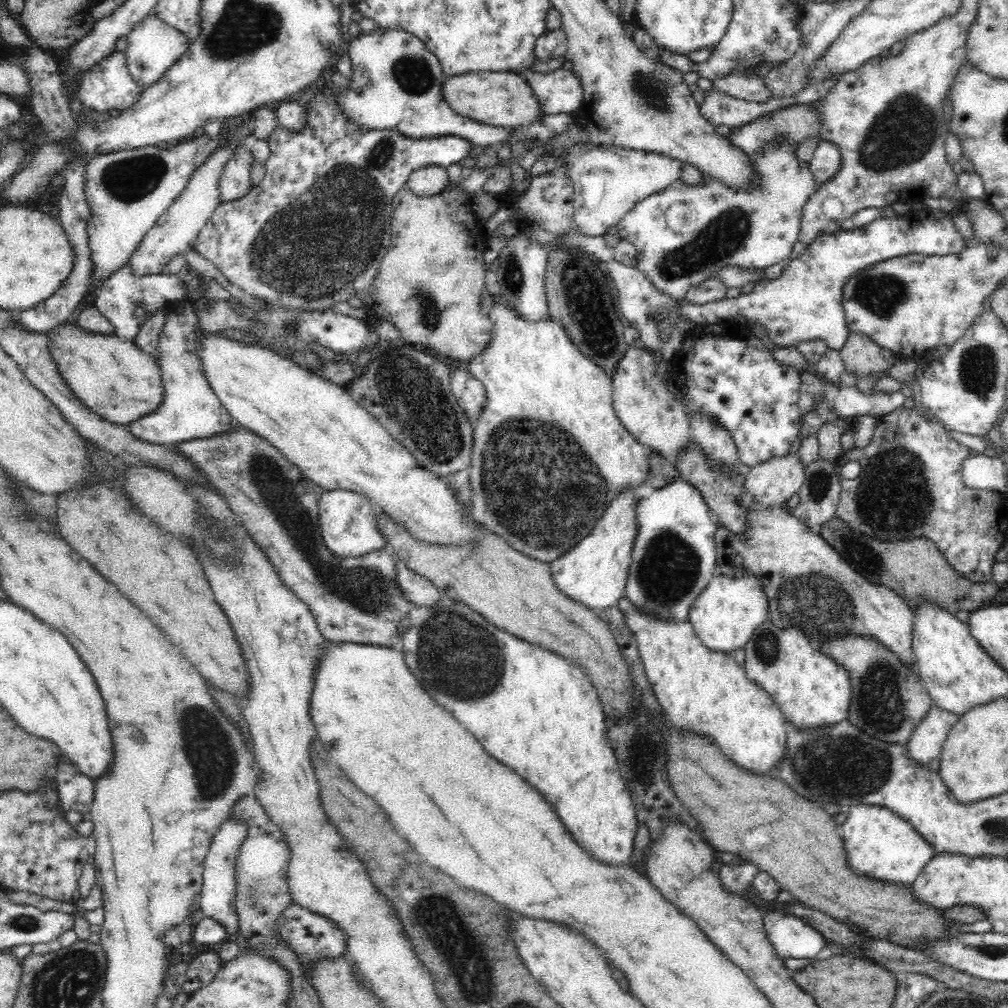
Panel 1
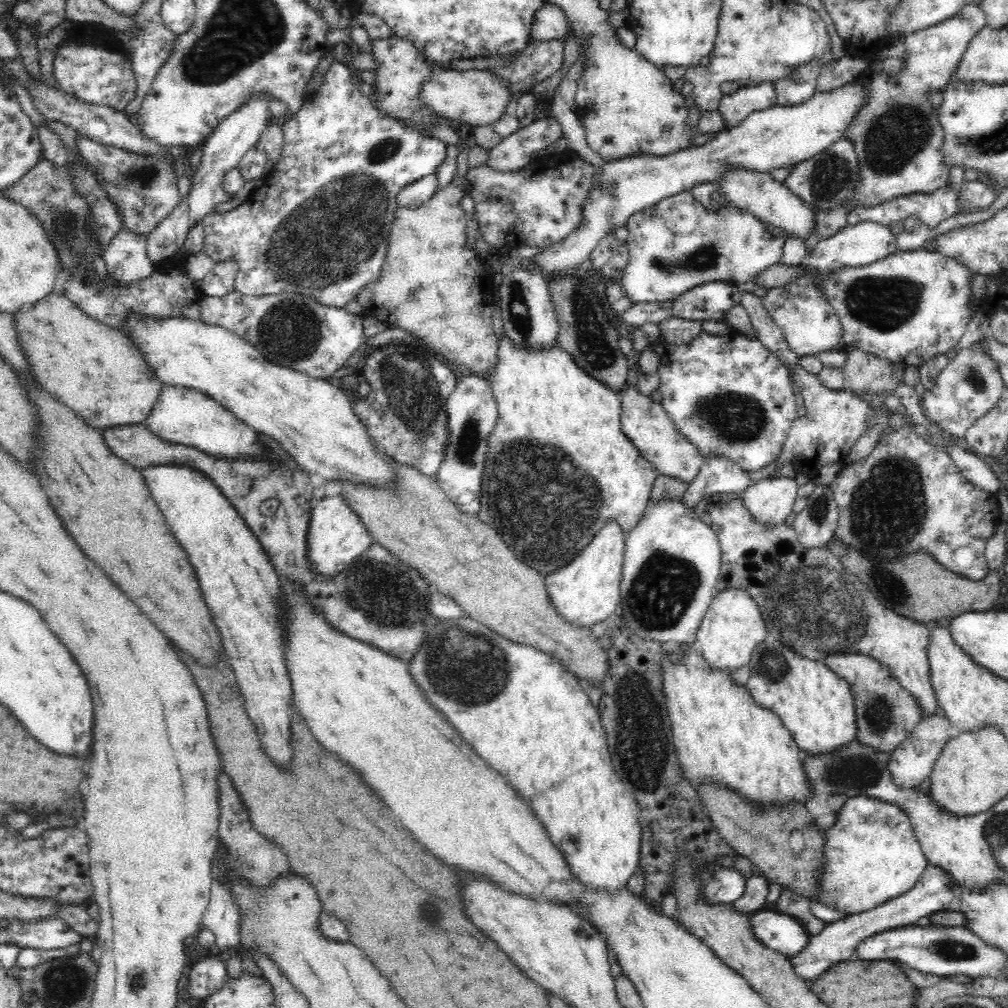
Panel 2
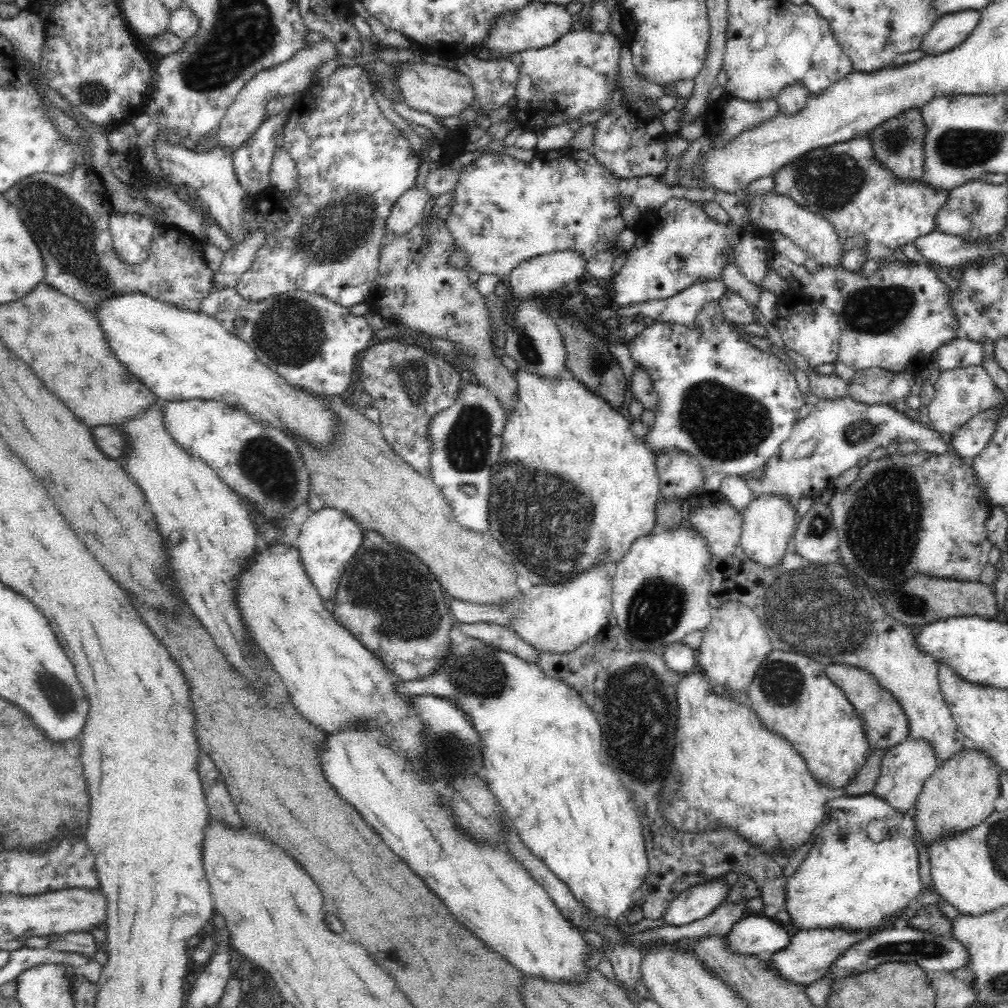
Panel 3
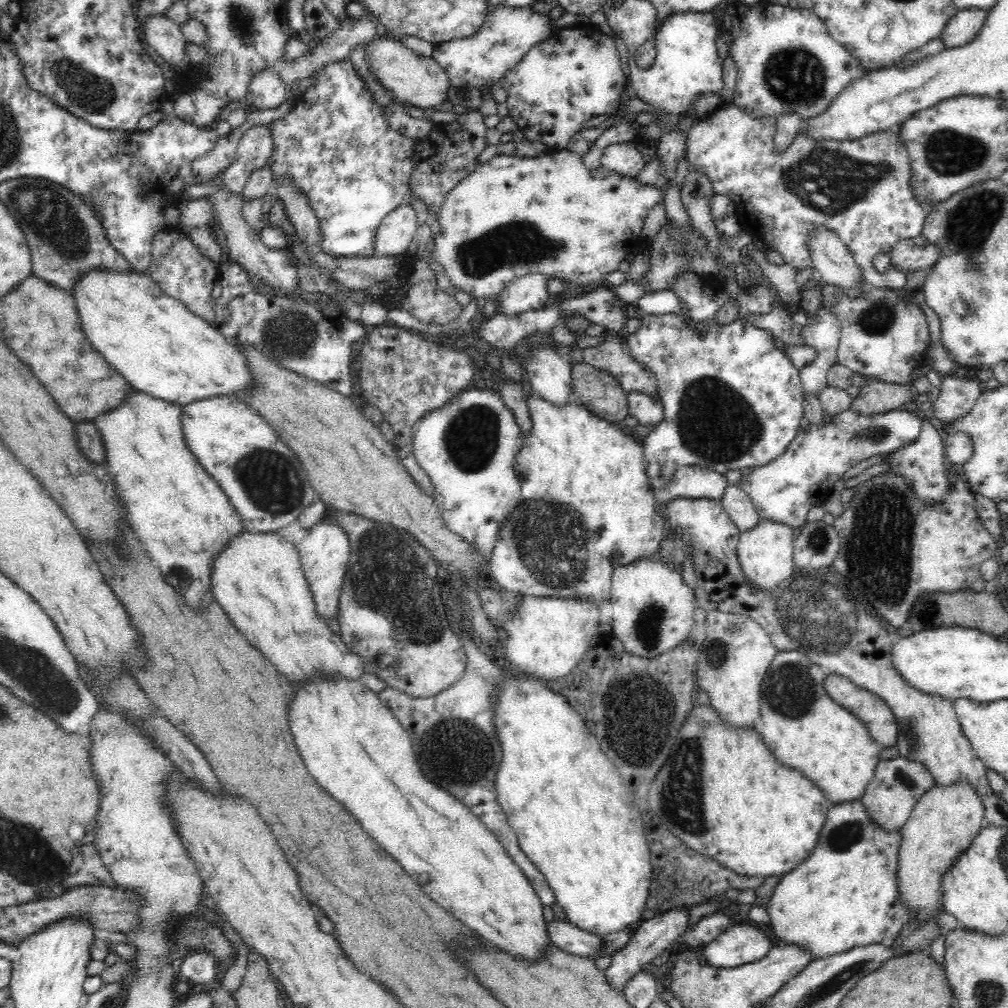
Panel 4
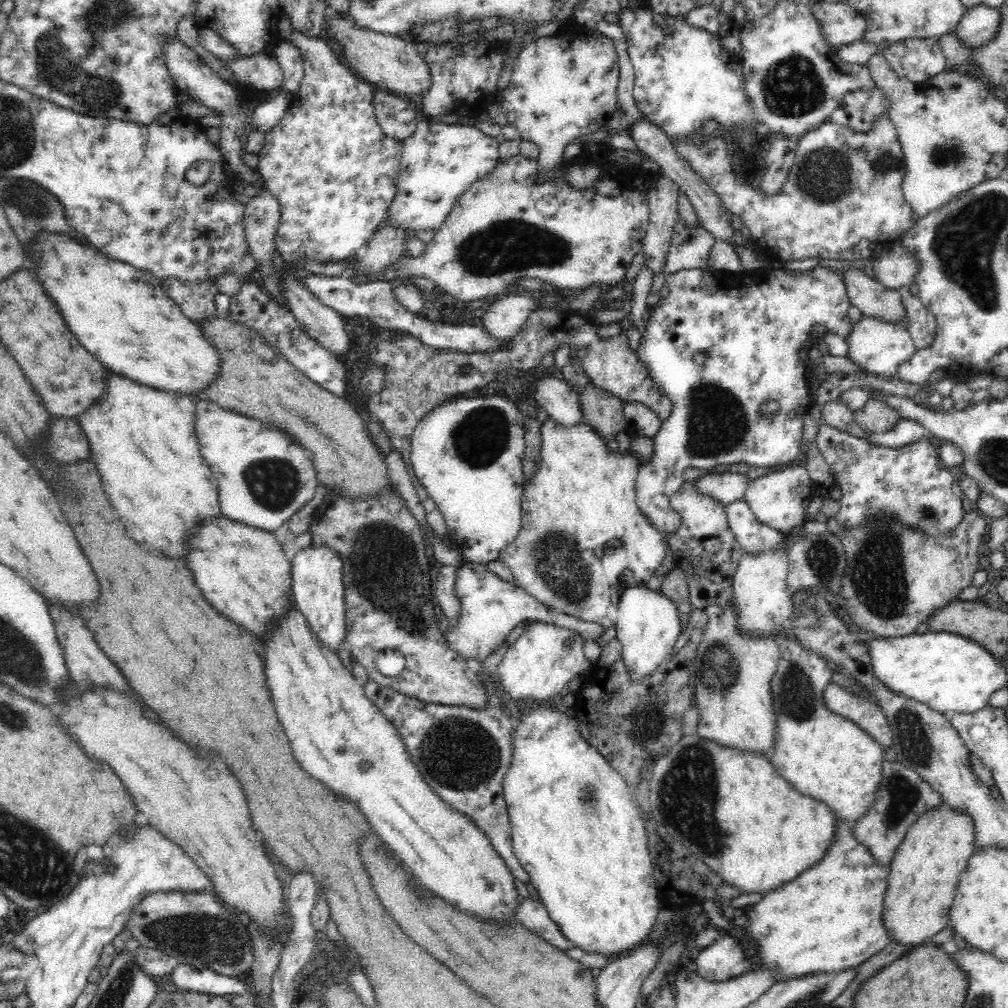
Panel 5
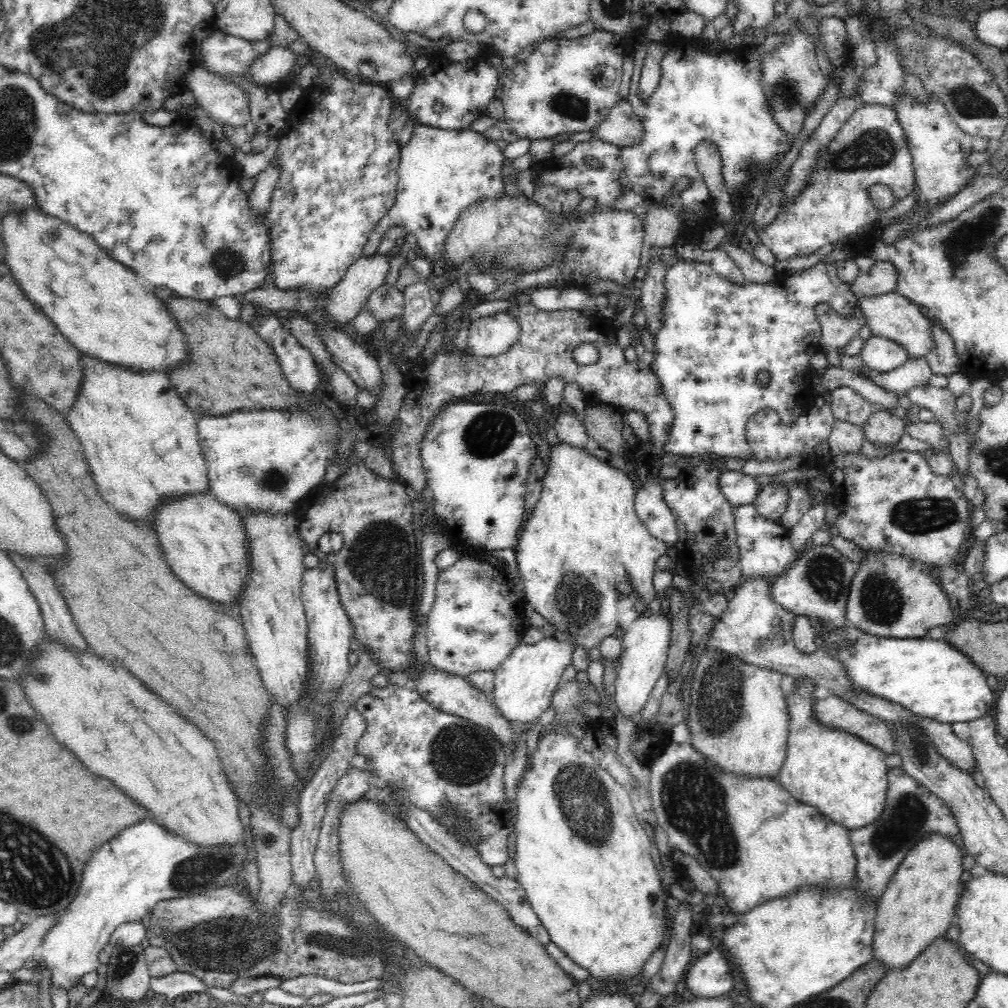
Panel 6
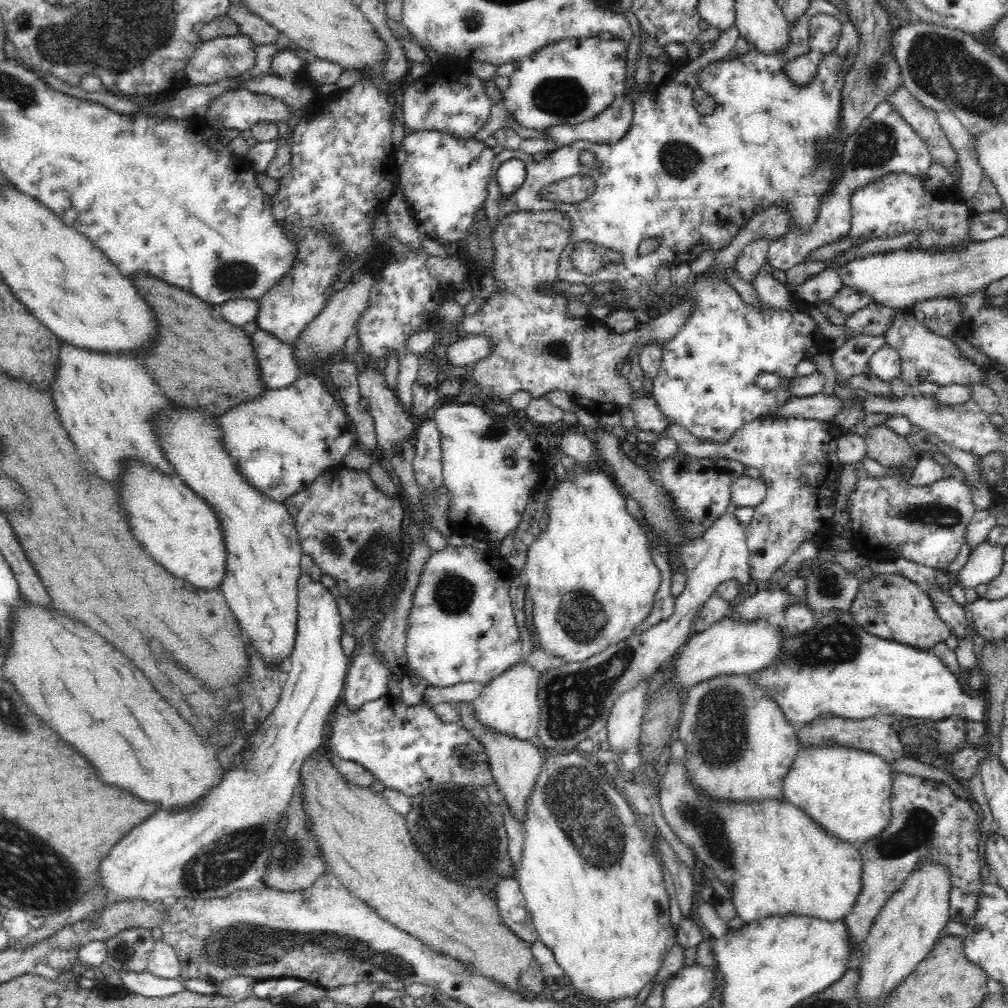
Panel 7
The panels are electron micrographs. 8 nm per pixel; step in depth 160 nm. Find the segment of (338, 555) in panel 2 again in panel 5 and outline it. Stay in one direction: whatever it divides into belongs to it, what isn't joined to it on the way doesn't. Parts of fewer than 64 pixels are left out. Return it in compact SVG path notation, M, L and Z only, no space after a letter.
M309 546L300 552L291 552L291 579L293 600L306 617L309 628L332 653L346 644L345 590L342 562L334 550Z

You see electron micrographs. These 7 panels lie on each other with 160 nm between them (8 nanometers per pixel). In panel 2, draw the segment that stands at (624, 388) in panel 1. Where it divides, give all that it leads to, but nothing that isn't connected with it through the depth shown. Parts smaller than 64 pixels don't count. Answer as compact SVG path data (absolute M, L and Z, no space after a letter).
M632 376L633 386L622 389L621 399L621 429L624 434L633 442L633 445L640 451L640 454L652 463L658 474L682 481L686 486L698 476L701 466L704 464L704 457L698 453L698 449L684 440L682 435L674 429L674 423L662 409L658 400L652 402L650 397L640 395L636 389L636 382Z

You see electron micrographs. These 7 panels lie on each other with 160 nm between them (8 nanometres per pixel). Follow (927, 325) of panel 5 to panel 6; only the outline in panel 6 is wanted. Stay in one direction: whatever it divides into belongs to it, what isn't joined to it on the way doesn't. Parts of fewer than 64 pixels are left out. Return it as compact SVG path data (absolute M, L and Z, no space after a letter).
M933 323L931 324L931 331L935 349L928 353L925 359L930 365L932 374L942 374L942 376L948 377L961 372L953 338L944 328Z

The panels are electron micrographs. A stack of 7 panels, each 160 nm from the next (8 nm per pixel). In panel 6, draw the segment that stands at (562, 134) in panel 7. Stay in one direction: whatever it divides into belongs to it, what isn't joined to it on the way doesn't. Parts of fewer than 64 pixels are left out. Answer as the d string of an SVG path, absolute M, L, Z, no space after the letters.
M619 97L606 118L590 130L592 138L618 147L632 147L642 138L642 121L636 116L631 102Z

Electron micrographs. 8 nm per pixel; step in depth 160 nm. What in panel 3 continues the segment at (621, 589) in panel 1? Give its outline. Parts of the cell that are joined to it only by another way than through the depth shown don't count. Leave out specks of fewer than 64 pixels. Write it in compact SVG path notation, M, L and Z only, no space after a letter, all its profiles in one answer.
M594 566L592 570L579 574L576 578L557 585L538 585L523 588L519 594L514 594L514 598L500 603L474 604L464 602L458 599L452 599L450 610L455 623L474 624L476 623L494 623L510 629L522 639L526 644L534 648L537 654L556 653L558 655L566 654L581 647L586 641L592 640L596 634L607 627L609 618L611 618L610 606L610 586L611 571L605 566Z

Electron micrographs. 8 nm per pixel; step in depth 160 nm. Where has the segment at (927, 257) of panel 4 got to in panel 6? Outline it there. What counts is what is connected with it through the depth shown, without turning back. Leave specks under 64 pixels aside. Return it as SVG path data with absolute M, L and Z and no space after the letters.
M877 261L870 272L860 273L849 286L859 304L866 298L878 298L891 293L897 287L896 278L896 267L892 266L892 263Z

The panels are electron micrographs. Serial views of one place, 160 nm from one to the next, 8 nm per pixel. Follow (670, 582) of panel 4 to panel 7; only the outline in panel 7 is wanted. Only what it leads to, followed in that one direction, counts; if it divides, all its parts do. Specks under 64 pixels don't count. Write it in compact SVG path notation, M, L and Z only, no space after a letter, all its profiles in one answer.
M644 679L639 685L636 685L632 690L621 694L614 703L611 713L607 718L606 730L607 737L604 739L608 749L605 753L610 759L620 761L621 756L630 747L637 746L640 734L640 724L644 714L644 700L646 700L646 684L648 679Z

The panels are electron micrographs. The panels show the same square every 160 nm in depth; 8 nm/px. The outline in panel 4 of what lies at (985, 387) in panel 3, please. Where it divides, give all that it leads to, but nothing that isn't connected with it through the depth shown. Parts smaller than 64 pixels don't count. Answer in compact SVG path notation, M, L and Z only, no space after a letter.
M948 374L943 378L937 400L933 402L931 418L939 422L954 422L972 410L982 393L979 380Z

